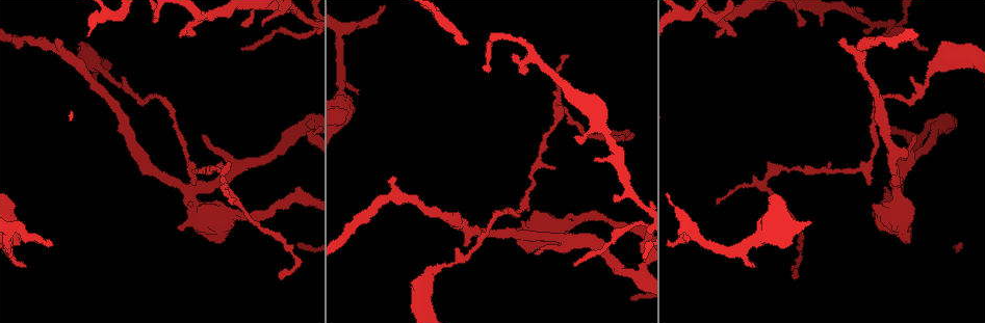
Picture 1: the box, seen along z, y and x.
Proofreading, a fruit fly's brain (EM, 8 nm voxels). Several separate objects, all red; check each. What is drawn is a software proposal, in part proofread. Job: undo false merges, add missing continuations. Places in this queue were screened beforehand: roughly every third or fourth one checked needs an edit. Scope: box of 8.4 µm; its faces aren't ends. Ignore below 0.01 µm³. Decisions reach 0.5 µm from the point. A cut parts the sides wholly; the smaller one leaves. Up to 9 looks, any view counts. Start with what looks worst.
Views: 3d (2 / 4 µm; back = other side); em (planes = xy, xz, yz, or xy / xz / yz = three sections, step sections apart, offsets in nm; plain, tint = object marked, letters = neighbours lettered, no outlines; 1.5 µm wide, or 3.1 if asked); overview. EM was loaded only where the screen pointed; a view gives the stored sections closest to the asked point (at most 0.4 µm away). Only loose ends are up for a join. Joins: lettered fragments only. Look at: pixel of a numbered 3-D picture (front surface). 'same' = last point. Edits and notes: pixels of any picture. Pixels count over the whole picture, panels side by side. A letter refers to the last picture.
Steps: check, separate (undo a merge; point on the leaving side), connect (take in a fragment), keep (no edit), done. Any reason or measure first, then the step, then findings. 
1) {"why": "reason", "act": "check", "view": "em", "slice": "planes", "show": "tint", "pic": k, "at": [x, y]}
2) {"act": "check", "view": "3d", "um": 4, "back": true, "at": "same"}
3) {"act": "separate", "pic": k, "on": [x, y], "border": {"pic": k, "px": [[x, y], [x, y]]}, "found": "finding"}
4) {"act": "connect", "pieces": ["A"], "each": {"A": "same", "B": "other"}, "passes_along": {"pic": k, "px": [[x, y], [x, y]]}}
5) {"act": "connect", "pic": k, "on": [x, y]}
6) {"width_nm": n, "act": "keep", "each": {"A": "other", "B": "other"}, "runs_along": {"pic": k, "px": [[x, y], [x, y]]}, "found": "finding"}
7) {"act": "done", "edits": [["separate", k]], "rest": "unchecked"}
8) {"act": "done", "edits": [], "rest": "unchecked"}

{"why": "free end", "act": "check", "view": "em", "slice": "xy", "step": 8, "show": "letters", "pic": 1, "at": [243, 27]}

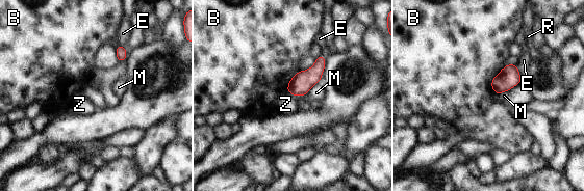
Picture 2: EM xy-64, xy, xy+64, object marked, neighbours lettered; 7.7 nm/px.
{"act": "check", "view": "em", "slice": "planes", "show": "letters", "at": "same"}

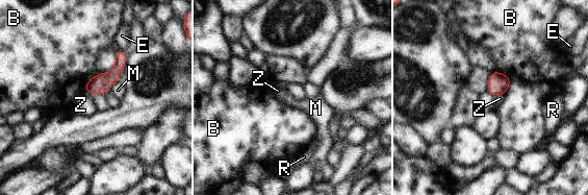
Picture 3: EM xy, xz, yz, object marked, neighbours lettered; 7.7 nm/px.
{"act": "keep", "each": {"B": "other", "E": "other", "M": "other", "R": "other", "Z": "other"}, "border": {"pic": 3, "px": [[504, 94], [499, 94], [495, 97]]}, "found": "none of them fits"}

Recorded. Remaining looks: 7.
{"why": "an open end", "act": "check", "view": "3d", "um": 4, "back": true, "pic": 1, "at": [794, 277]}

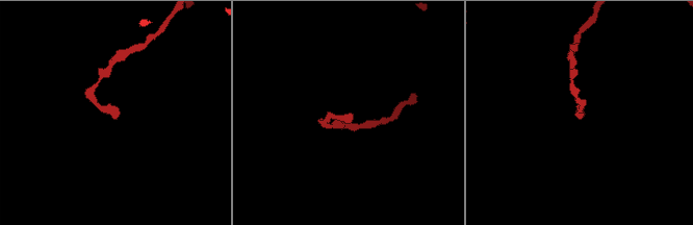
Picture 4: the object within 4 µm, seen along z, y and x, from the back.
{"why": "shape alone is not enough", "act": "check", "view": "em", "slice": "planes", "show": "letters", "pic": 4, "at": [115, 118]}

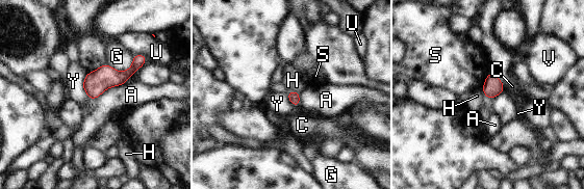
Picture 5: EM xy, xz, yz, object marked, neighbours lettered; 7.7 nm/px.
{"act": "keep", "each": {"A": "other", "C": "other", "G": "other", "H": "other", "S": "other", "U": "other", "V": "other", "Y": "other"}, "border": {"pic": 5, "px": [[87, 72], [82, 88], [93, 101]]}, "found": "no lettered fragment goes on from it"}

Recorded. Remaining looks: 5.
{"why": "thin neck", "act": "check", "view": "em", "slice": "planes", "show": "plain", "pic": 1, "at": [124, 85]}

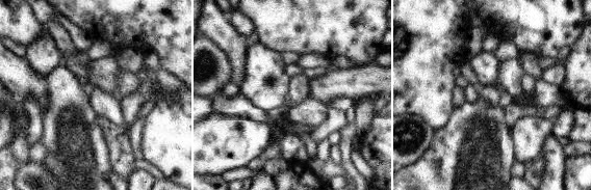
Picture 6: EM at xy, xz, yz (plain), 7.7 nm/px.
{"act": "check", "view": "em", "slice": "planes", "show": "letters", "at": "same"}

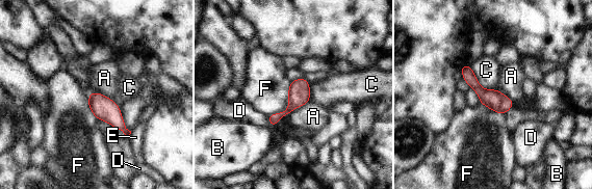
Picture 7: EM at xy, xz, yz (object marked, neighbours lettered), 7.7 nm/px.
{"longest_contact_nm": ["F", 320], "act": "keep", "each": {"A": "other", "B": "other", "C": "other", "D": "other", "E": "other", "F": "other"}, "runs_along": {"pic": 7, "px": [[465, 66], [474, 85], [504, 111]]}, "found": "all the same cell"}

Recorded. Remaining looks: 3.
{"why": "thick turns thin", "act": "check", "view": "em", "slice": "xz", "step": 4, "show": "tint", "pic": 1, "at": [238, 167]}

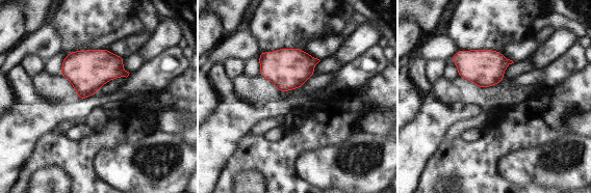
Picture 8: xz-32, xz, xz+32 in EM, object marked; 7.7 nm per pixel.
{"act": "check", "view": "em", "slice": "planes", "show": "letters", "at": "same"}

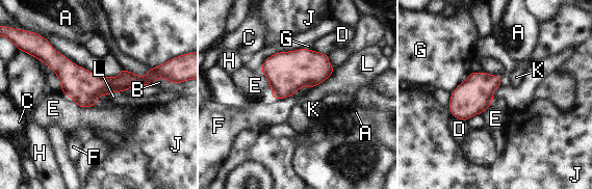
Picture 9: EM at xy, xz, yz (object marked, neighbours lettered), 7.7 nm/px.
{"longest_contact_nm": ["E", 300], "act": "keep", "each": {"A": "other", "B": "other", "C": "other", "D": "other", "E": "other", "F": "other", "G": "other", "H": "other", "J": "other", "K": "other", "L": "other"}, "runs_along": {"pic": 9, "px": [[50, 63], [79, 84], [153, 76]]}, "found": "one cell here"}

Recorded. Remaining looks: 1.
{"act": "done", "edits": [], "rest": "unchecked"}

